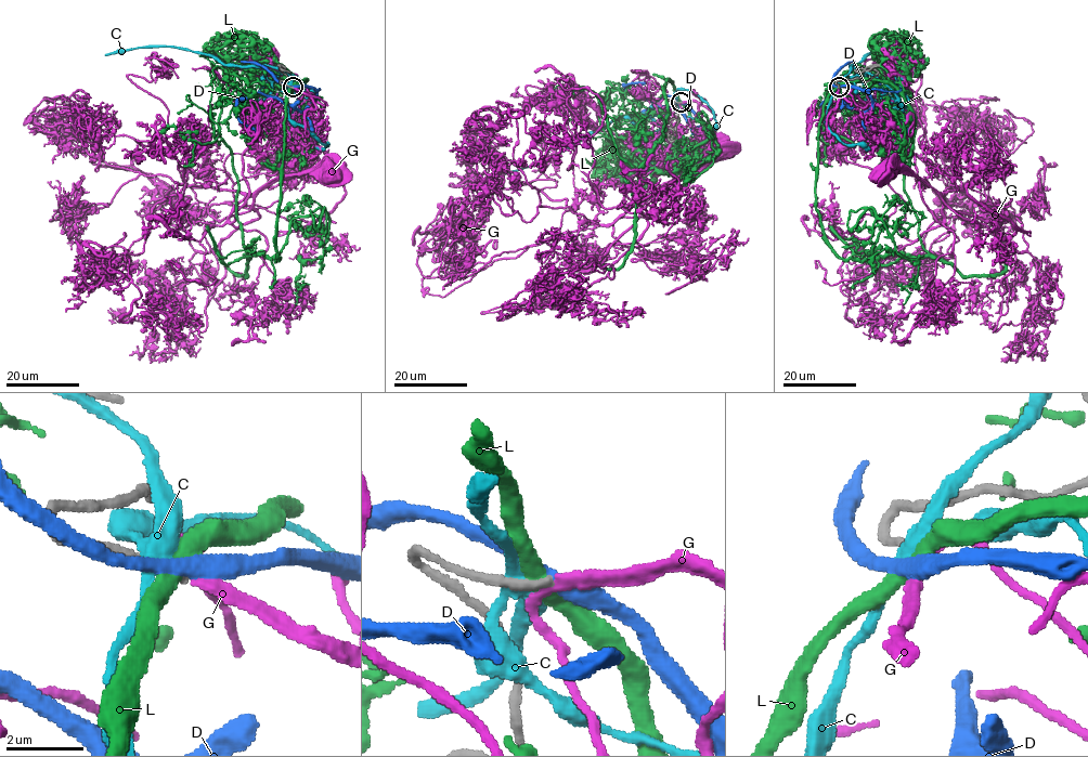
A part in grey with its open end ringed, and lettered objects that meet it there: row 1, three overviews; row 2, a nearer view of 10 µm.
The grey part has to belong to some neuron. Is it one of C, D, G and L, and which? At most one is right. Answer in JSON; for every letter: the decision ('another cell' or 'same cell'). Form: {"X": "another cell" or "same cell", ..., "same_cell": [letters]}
{"C": "another cell", "D": "another cell", "G": "same cell", "L": "another cell", "same_cell": ["G"]}

